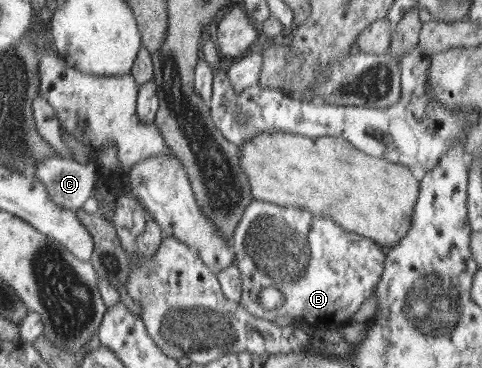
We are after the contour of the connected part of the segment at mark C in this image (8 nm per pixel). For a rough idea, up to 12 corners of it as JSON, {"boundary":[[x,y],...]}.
{"boundary":[[38,160],[33,175],[56,205],[78,211],[91,197],[100,165]]}

